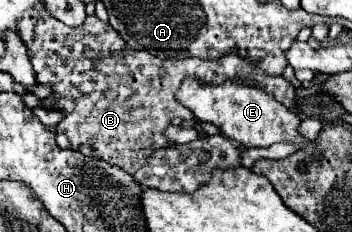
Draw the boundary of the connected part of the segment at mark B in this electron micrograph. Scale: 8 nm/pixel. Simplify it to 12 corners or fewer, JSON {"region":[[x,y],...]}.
{"region":[[96,16],[20,22],[62,148],[126,172],[194,118],[184,78],[296,90],[244,58],[158,58]]}

